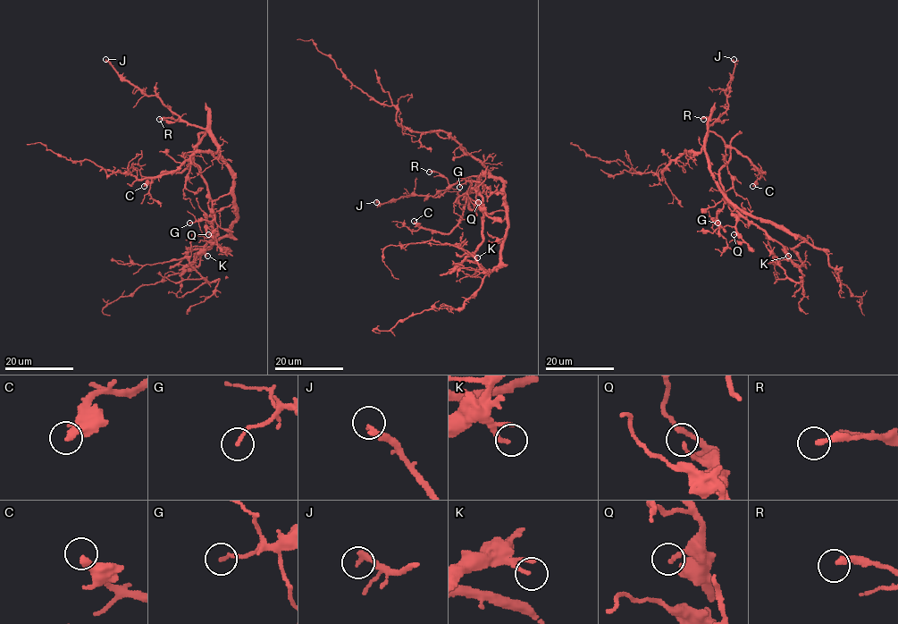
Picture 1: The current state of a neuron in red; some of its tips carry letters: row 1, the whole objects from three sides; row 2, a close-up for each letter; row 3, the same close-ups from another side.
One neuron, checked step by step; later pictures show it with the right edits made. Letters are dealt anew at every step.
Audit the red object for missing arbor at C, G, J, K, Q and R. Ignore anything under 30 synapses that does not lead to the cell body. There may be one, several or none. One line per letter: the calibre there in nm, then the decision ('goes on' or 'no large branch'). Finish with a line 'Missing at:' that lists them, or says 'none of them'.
C: calibre 280 nm; goes on
G: calibre 150 nm; no large branch
J: calibre 240 nm; goes on
K: calibre 170 nm; no large branch
Q: calibre 140 nm; no large branch
R: calibre 240 nm; goes on
Missing at: C, J, R

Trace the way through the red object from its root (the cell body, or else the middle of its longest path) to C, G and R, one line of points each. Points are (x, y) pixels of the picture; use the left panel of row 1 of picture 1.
C: (232, 175), (220, 146), (207, 131), (196, 145), (192, 161), (180, 172), (163, 172), (144, 186)
G: (232, 175), (233, 188), (213, 202), (214, 217), (210, 221), (189, 223)
R: (232, 175), (220, 152), (220, 146), (205, 130), (179, 119), (159, 119)

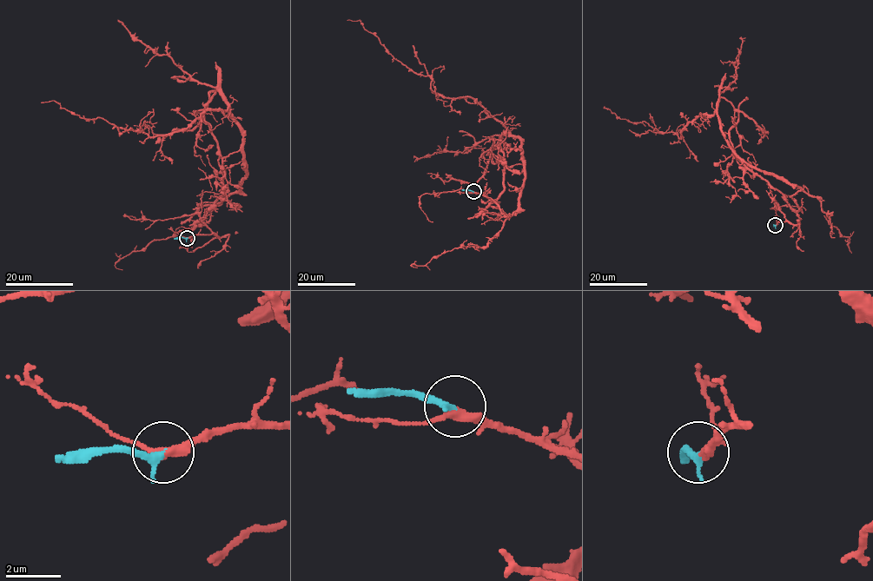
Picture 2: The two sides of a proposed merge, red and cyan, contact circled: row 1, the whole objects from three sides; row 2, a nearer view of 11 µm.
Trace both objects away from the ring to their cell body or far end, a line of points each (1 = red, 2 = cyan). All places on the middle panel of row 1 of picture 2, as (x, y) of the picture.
1: (473, 191), (494, 202), (503, 150), (521, 141), (470, 96), (439, 95), (347, 20)
2: (473, 191), (461, 190)

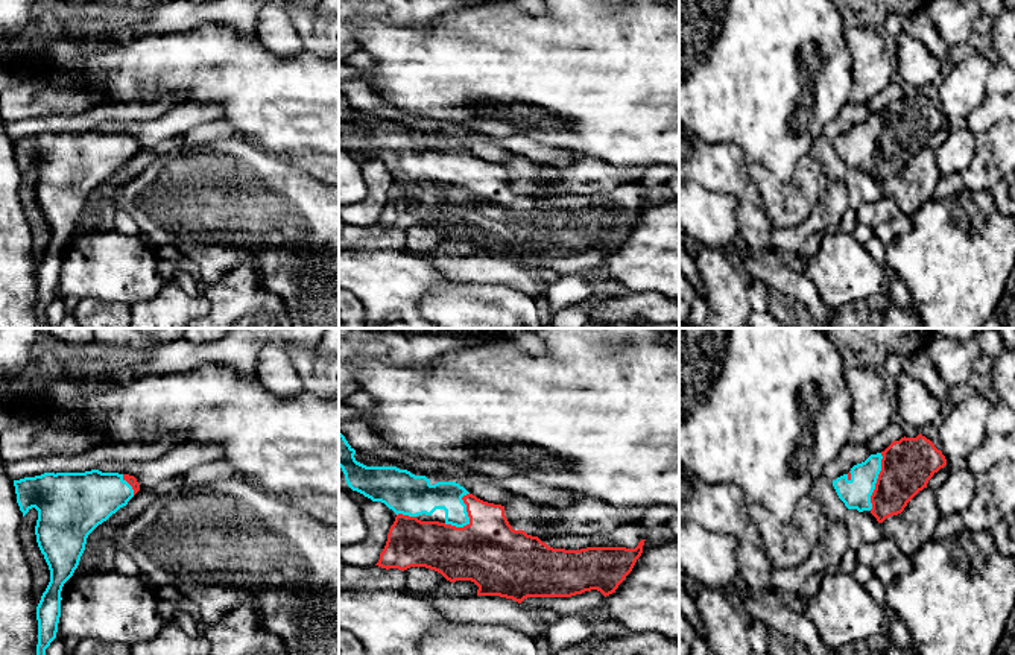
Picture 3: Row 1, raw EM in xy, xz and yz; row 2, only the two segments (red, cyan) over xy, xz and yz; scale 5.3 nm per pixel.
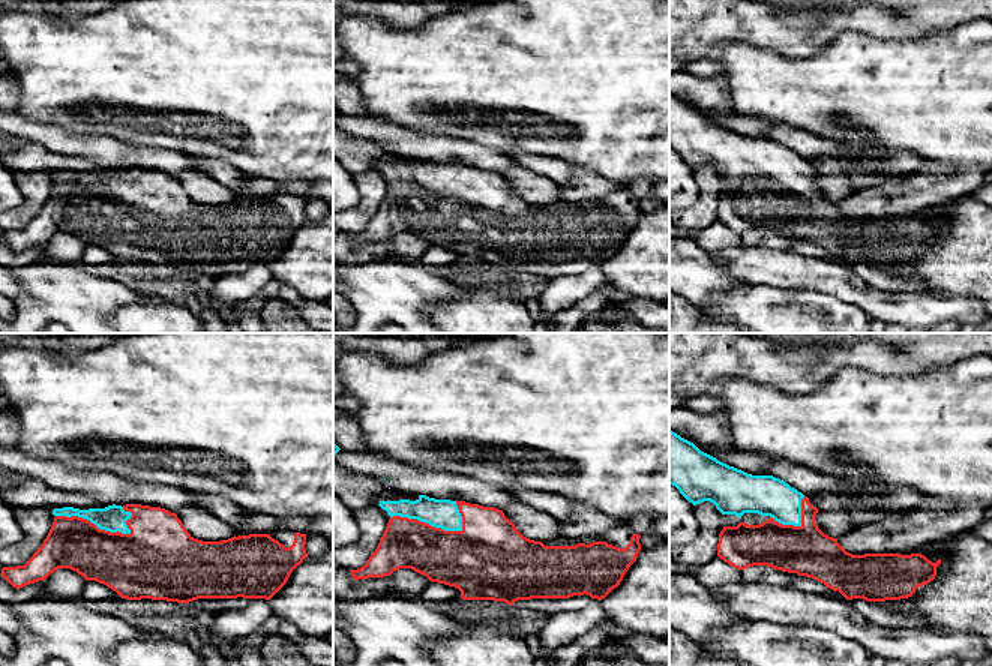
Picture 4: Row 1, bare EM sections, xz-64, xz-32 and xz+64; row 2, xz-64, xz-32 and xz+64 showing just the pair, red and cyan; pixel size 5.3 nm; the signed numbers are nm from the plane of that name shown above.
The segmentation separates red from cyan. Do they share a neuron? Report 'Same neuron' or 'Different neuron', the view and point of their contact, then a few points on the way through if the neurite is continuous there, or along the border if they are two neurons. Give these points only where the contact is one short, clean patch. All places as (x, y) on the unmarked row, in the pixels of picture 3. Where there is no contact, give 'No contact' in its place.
Same neuron. Touches red at xz (470, 178)

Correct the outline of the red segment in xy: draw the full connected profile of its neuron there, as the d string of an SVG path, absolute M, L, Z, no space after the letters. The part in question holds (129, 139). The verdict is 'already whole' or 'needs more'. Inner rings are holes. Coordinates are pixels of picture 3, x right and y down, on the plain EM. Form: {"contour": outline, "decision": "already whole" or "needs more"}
{"contour": "M44 132L14 140L23 176L35 167L36 202L50 229L50 242L36 266L36 316L44 328L55 328L46 309L56 298L61 251L73 236L88 195L140 150L134 135L102 132Z", "decision": "needs more"}

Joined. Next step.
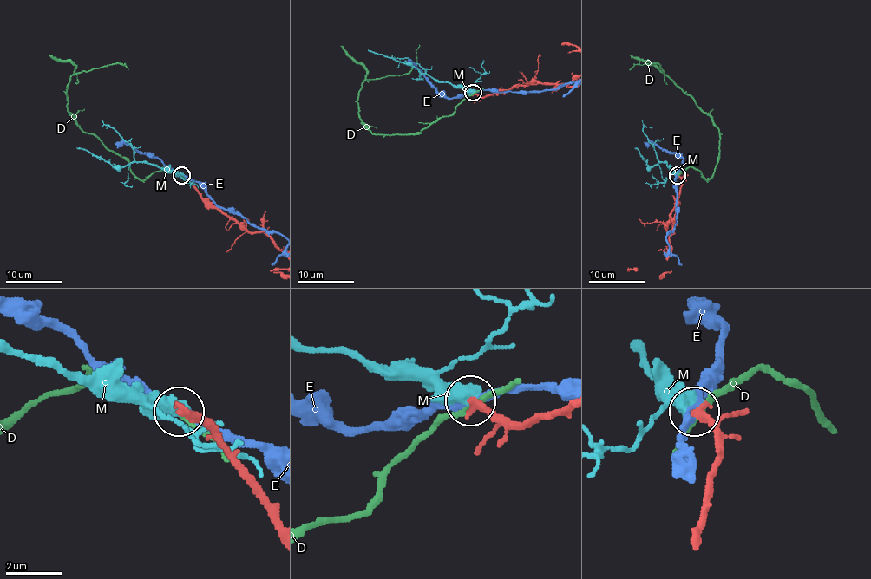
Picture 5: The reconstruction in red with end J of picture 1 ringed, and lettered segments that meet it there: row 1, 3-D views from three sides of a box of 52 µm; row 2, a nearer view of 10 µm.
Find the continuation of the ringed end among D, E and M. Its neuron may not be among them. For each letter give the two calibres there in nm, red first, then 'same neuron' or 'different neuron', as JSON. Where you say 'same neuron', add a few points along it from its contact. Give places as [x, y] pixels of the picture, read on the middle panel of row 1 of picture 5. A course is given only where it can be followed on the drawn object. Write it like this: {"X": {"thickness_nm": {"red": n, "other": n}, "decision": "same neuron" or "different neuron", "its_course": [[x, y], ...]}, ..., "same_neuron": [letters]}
{"D": {"thickness_nm": {"red": 280, "other": 190}, "decision": "different neuron"}, "E": {"thickness_nm": {"red": 280, "other": 260}, "decision": "different neuron"}, "M": {"thickness_nm": {"red": 280, "other": 600}, "decision": "same neuron", "its_course": [[474, 92], [435, 81], [410, 63], [402, 63], [367, 49]]}, "same_neuron": ["M"]}

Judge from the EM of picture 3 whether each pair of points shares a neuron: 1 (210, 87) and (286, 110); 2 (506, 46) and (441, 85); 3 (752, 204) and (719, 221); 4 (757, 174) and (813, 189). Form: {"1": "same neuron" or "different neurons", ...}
{"1": "same neuron", "2": "same neuron", "3": "different neurons", "4": "same neuron"}

